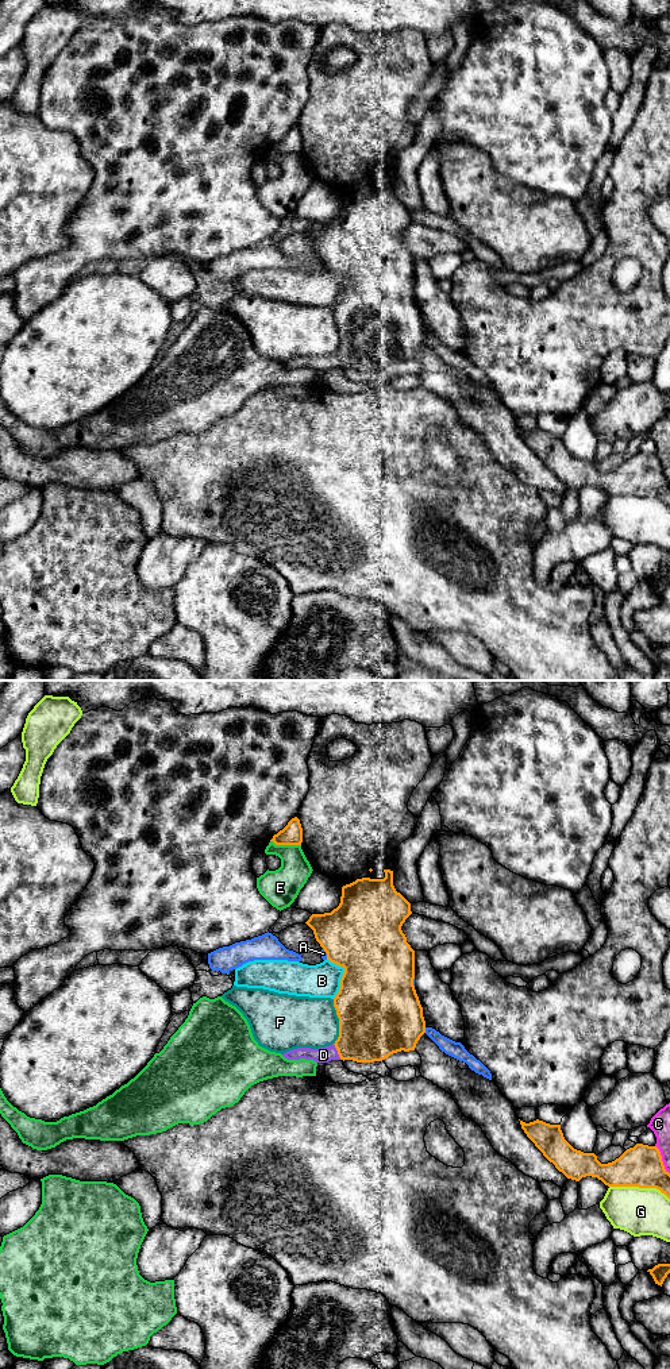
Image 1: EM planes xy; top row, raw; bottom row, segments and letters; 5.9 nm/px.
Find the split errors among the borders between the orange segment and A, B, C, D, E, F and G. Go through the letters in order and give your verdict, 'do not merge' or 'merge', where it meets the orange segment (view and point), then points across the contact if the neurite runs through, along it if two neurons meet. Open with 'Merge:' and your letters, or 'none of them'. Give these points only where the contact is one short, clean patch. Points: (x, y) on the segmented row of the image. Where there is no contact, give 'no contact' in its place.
Merge: D
A: do not merge; contact xy (424, 1030)
B: do not merge; contact xy (343, 975)
C: do not merge; contact xy (661, 1160)
D: merge; contact xy (338, 1052); way xy (372, 1028), (359, 1040), (338, 1052), (323, 1055)
E: do not merge; contact xy (285, 844)
F: do not merge; contact xy (339, 1022)
G: do not merge; contact xy (639, 1187)

